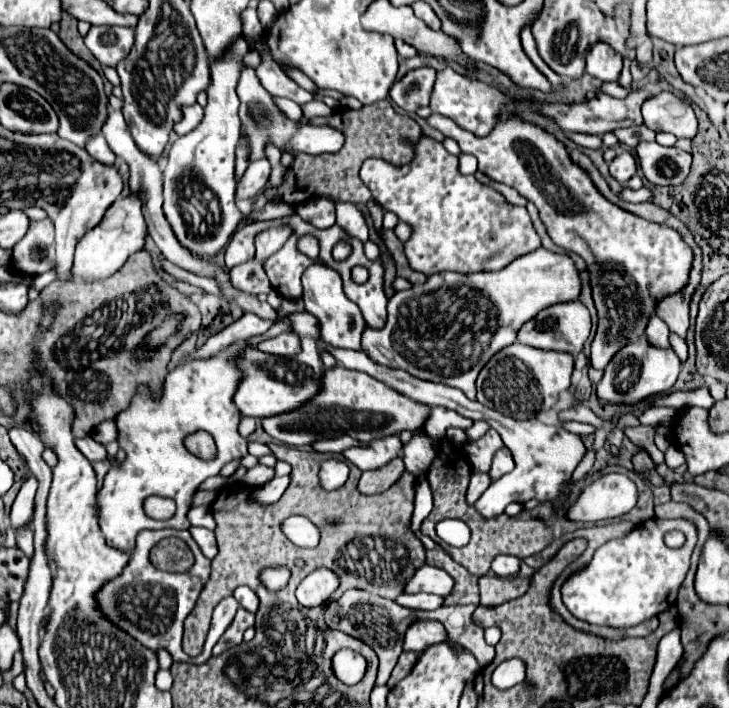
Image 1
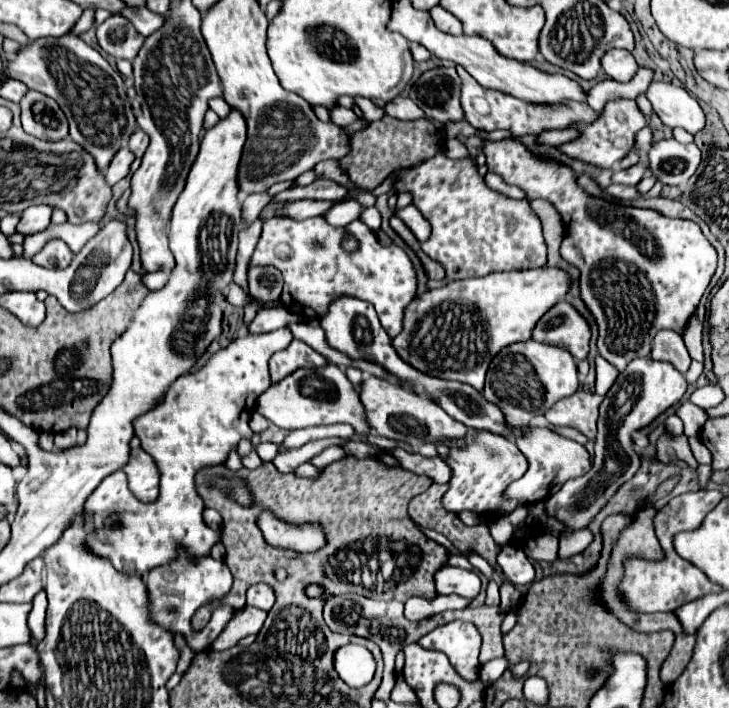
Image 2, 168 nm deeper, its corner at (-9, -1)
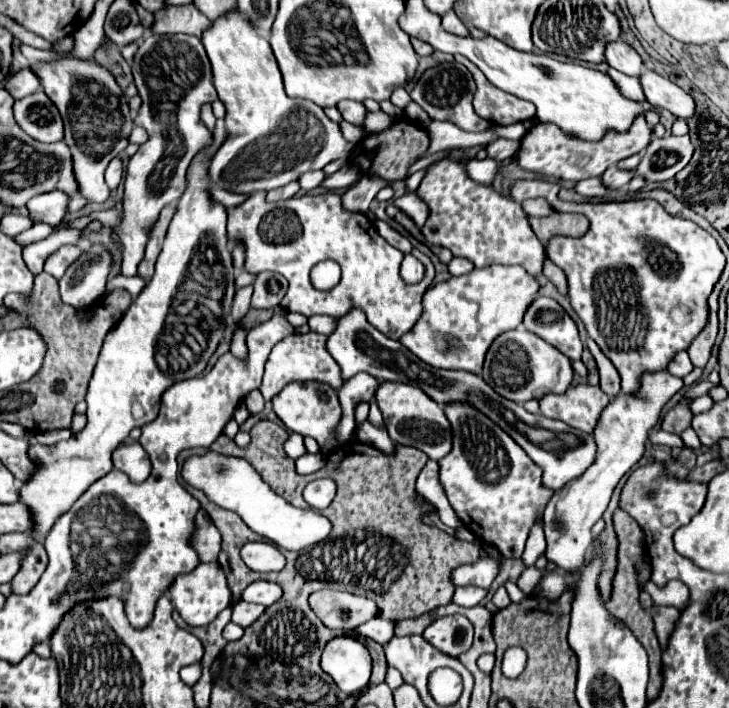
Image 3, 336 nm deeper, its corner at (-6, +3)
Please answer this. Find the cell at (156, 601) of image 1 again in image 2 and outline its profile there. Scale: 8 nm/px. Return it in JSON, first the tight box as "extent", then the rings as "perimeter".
{"extent":[147,555,235,651],"perimeter":[[[179,555],[179,559],[171,559],[171,563],[165,563],[163,567],[155,567],[147,573],[147,595],[149,595],[149,611],[151,621],[159,623],[159,627],[167,627],[167,631],[181,633],[187,641],[187,645],[195,651],[207,651],[219,633],[227,627],[227,623],[233,619],[235,609],[229,605],[221,605],[215,609],[211,621],[201,633],[193,633],[191,629],[191,615],[197,607],[201,607],[207,601],[221,599],[231,589],[231,571],[223,561],[211,559],[211,555],[203,555],[203,559],[187,559],[187,555]]]}

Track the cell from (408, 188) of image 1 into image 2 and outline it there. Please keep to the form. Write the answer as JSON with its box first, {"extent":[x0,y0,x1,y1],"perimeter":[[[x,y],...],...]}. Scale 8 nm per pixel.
{"extent":[391,153,547,281],"perimeter":[[[439,153],[413,169],[395,171],[391,177],[395,195],[411,193],[413,205],[431,223],[433,233],[421,249],[443,265],[449,281],[483,277],[495,271],[533,269],[547,263],[541,223],[529,201],[517,201],[489,189],[471,157],[449,159]]]}

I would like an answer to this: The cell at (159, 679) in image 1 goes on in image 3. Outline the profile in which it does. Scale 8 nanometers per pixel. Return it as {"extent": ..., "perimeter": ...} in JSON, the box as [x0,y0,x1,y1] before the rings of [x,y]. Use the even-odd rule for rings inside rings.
{"extent":[179,663,202,687],"perimeter":[[[195,663],[182,667],[179,674],[180,679],[182,679],[186,685],[190,685],[190,687],[192,687],[192,685],[202,677],[202,666],[200,663]],[[184,671],[186,671],[186,673],[184,673]]]}

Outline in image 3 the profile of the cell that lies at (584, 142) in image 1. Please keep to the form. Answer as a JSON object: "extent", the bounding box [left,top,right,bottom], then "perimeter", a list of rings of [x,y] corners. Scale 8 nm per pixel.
{"extent":[486,139,520,161],"perimeter":[[[496,139],[494,143],[490,143],[486,147],[488,151],[488,157],[496,159],[496,161],[502,161],[502,159],[508,159],[508,157],[514,157],[514,153],[518,151],[520,147],[520,141],[510,141],[510,139]]]}

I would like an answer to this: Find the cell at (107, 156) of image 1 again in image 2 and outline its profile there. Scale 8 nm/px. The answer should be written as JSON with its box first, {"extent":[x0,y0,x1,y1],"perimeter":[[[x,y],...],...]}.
{"extent":[105,147,135,185],"perimeter":[[[121,147],[121,149],[113,155],[113,159],[111,159],[111,163],[109,163],[107,171],[105,171],[107,183],[109,183],[109,185],[115,185],[115,183],[121,181],[123,177],[127,177],[133,159],[135,159],[135,157],[131,155],[131,151],[129,151],[127,147]]]}

